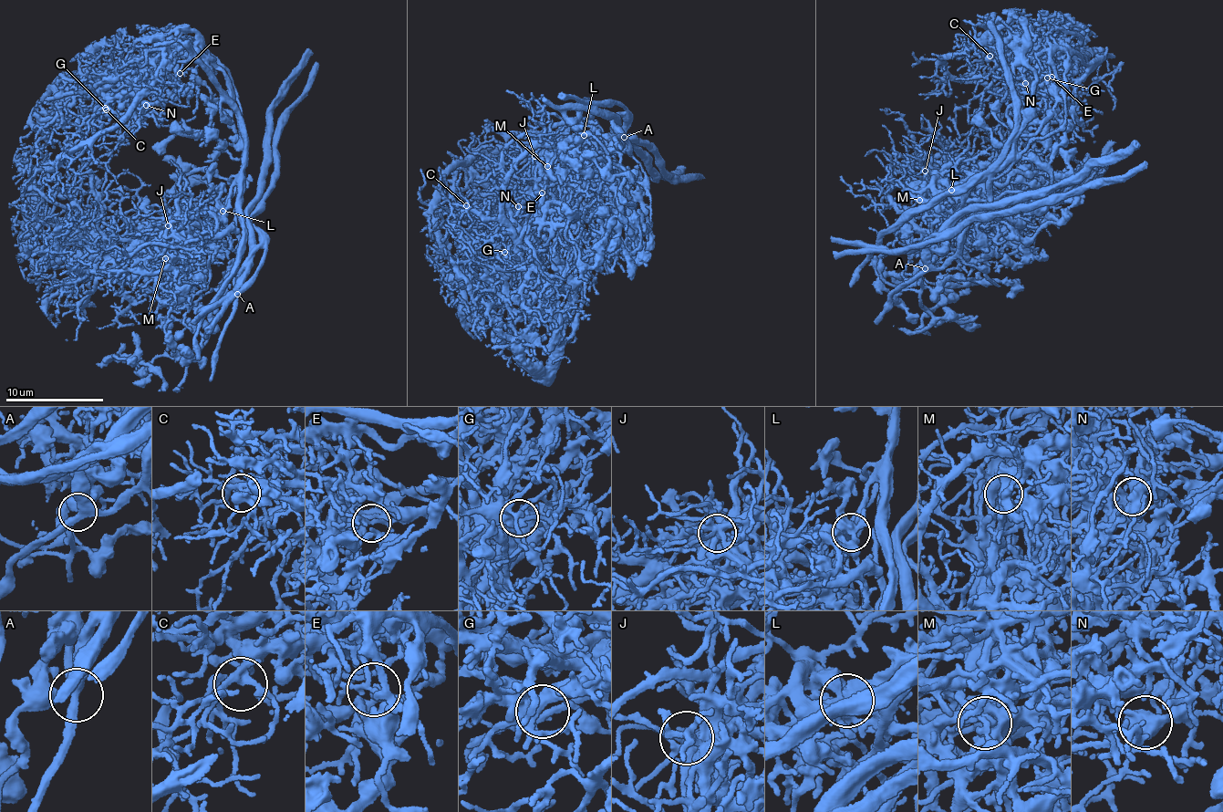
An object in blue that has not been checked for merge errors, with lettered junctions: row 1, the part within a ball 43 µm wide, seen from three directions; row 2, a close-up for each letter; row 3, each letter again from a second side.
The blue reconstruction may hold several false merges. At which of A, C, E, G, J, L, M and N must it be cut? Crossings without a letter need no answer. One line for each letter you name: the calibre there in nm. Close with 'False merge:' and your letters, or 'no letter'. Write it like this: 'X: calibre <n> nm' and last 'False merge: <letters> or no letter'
E: calibre 150 nm
L: calibre 440 nm
M: calibre 180 nm
N: calibre 500 nm
False merge: E, L, M, N

